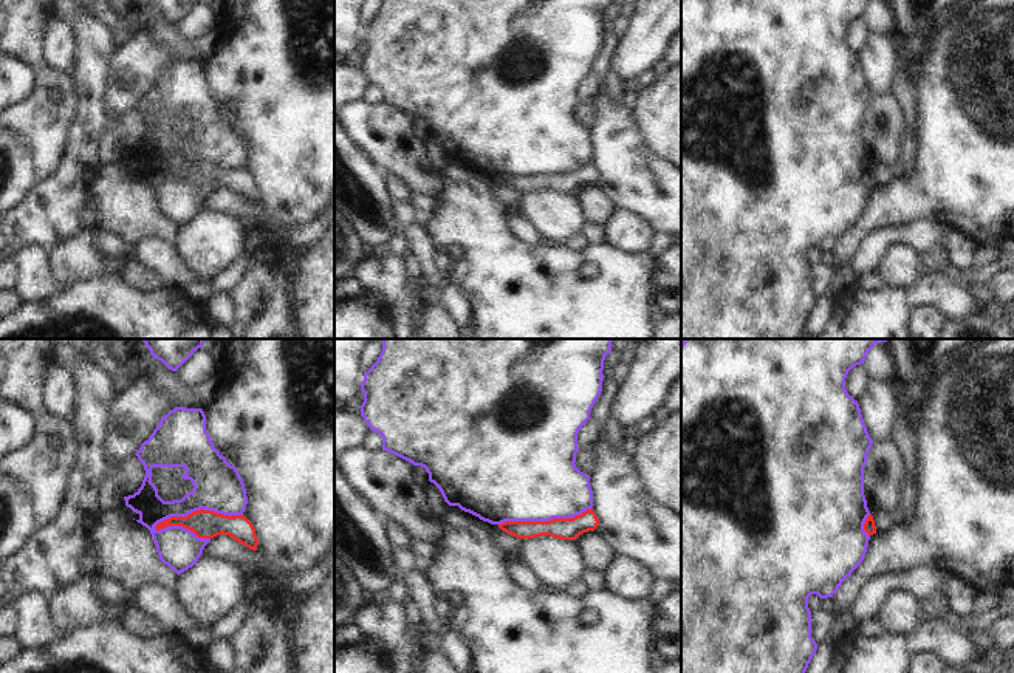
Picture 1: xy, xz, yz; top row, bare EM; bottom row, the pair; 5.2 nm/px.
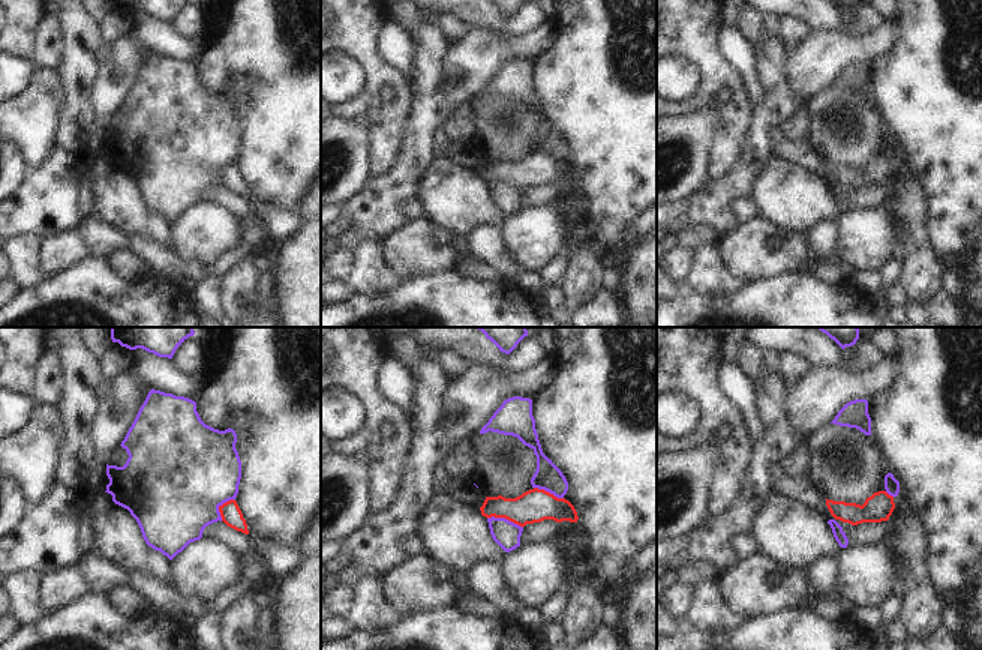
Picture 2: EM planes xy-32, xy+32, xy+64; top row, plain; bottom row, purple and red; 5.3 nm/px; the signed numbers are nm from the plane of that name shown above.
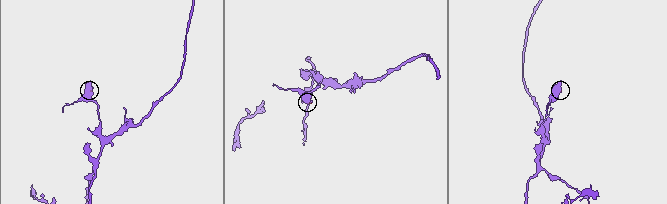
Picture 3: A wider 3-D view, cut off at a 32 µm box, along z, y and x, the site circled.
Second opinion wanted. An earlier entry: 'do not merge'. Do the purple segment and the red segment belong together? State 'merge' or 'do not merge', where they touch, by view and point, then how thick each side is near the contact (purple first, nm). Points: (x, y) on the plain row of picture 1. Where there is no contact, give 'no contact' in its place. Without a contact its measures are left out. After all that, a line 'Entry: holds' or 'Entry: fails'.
do not merge | xy (197, 163) | 260/140 nm
Entry: holds

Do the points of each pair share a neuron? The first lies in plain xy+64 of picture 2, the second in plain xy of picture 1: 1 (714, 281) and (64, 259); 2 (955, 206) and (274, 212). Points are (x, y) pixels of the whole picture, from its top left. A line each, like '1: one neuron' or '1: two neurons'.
1: two neurons
2: one neuron

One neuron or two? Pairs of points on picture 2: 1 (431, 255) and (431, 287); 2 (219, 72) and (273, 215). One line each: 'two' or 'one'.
1: two
2: two

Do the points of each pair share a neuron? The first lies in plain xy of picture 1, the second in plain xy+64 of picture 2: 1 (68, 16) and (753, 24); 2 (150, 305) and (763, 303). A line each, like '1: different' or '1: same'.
1: same
2: same

